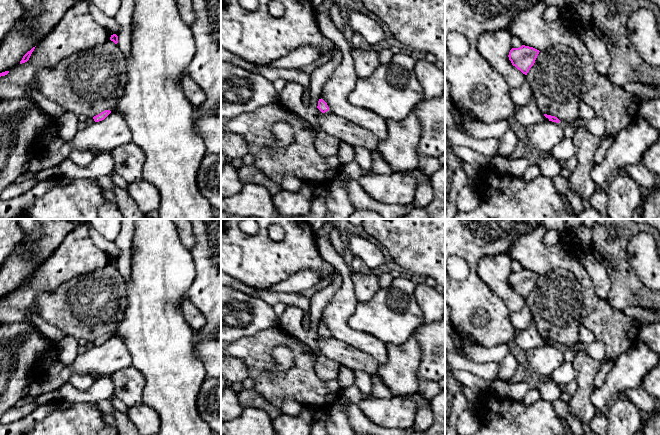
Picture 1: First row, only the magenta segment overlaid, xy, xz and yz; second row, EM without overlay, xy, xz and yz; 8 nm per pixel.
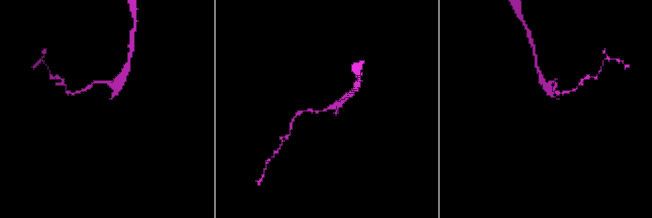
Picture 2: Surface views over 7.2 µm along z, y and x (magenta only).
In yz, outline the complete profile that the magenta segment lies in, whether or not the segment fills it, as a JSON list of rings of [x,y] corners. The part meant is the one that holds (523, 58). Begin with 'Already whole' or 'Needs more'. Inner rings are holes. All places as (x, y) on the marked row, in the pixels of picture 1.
Already whole. [[[522,45],[519,48],[512,48],[508,57],[513,66],[527,75],[530,68],[534,65],[539,52],[533,47]]]

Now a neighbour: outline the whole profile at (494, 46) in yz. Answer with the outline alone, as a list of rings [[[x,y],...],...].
[[[506,29],[486,31],[478,39],[477,52],[505,78],[511,88],[519,88],[525,82],[526,75],[509,60],[512,37]]]

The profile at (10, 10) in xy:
[[[0,0],[0,44],[15,22],[24,15],[20,0]]]

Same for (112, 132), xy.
[[[114,110],[104,120],[78,130],[69,142],[73,150],[83,153],[90,152],[92,149],[97,149],[101,153],[111,153],[113,149],[131,141],[131,129],[124,116]]]

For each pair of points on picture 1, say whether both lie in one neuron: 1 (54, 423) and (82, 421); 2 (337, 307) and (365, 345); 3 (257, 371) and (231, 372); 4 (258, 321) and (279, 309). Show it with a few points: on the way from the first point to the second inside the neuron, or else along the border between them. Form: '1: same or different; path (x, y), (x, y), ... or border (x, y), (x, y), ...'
1: same; path (61, 423), (75, 423)
2: same; path (337, 317), (337, 321), (355, 338)
3: different; border (231, 356), (240, 359), (245, 364), (249, 377)
4: different; border (272, 306), (272, 310), (277, 318)

